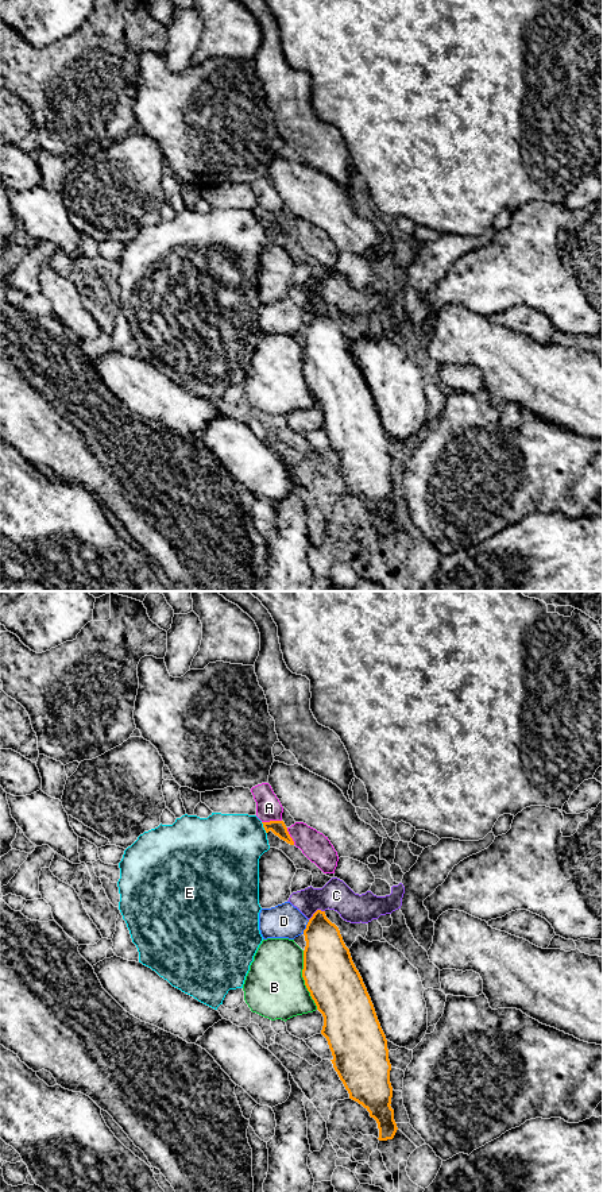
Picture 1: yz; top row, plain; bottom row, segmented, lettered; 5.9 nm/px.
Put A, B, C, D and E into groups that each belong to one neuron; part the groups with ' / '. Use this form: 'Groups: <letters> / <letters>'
Groups: A / B / C D / E

